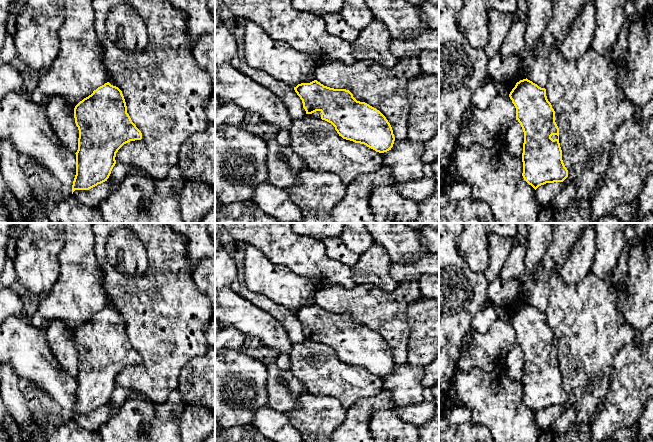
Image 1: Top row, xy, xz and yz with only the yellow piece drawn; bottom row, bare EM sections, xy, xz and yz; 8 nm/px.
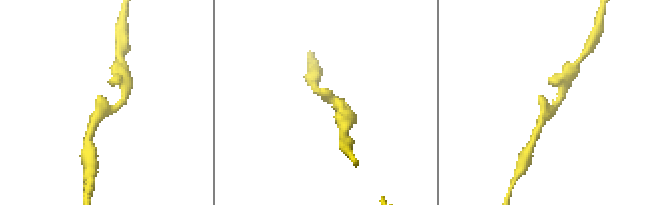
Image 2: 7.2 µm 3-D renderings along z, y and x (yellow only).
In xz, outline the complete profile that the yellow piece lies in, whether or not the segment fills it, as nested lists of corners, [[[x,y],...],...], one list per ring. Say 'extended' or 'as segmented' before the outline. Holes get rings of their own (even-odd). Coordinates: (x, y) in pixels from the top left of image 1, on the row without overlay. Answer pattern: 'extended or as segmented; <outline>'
extended; [[[317,304],[298,308],[294,314],[302,324],[306,339],[331,347],[343,363],[364,368],[379,377],[393,371],[395,361],[386,341],[369,328],[357,325],[349,314],[330,312]]]

